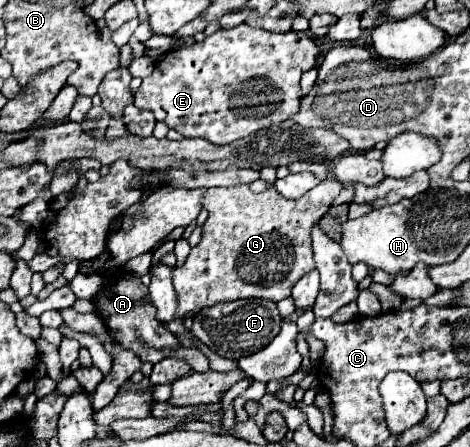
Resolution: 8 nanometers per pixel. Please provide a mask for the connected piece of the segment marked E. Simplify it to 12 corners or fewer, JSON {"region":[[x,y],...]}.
{"region":[[306,32],[166,52],[134,106],[230,144],[298,112]]}

